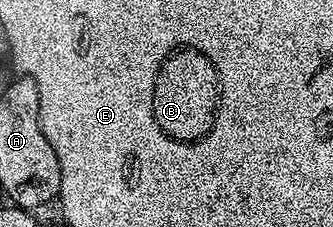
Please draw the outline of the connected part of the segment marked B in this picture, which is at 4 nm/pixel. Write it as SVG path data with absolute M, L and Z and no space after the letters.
M175 41L155 61L155 73L147 81L147 133L155 129L155 137L163 137L171 145L203 145L219 129L219 113L223 113L223 69L215 65L215 57L207 49Z

